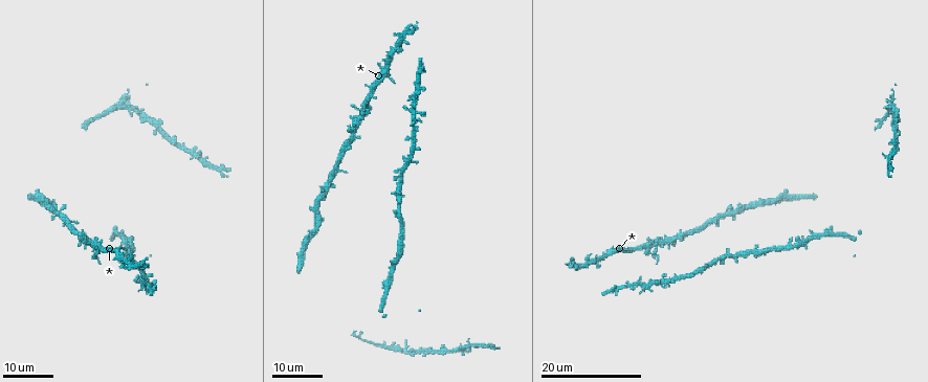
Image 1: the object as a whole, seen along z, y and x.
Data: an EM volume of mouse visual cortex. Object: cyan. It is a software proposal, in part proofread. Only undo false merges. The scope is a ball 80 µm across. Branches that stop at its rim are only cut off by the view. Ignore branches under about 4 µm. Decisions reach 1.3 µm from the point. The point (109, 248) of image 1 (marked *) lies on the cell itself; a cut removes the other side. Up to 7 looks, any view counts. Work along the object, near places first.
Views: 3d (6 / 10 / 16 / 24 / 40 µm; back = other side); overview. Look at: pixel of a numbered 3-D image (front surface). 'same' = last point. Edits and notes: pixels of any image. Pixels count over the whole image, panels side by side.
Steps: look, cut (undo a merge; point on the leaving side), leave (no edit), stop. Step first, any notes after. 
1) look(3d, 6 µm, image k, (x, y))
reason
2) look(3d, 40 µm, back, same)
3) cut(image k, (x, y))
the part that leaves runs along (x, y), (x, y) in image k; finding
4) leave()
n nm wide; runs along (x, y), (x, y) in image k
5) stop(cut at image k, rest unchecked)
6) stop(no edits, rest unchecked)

look(3d, 24 µm, image 1, (746, 252))
thin neck

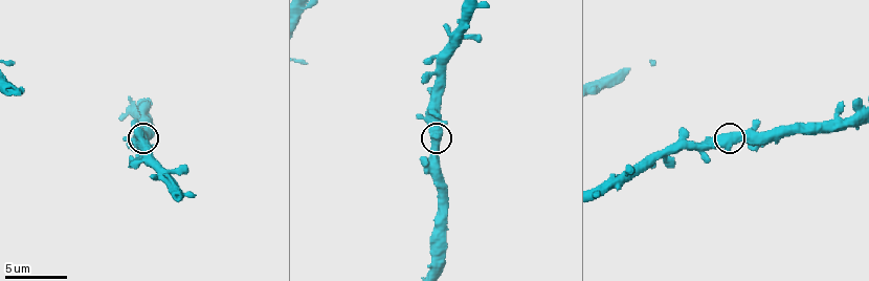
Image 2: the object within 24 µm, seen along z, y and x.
look(3d, 10 µm, image 2, (735, 142))

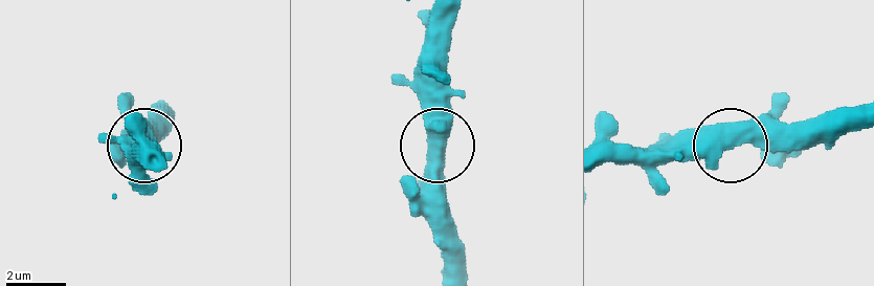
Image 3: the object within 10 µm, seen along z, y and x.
look(3d, 10 µm, back, image 3, (440, 145))
other side

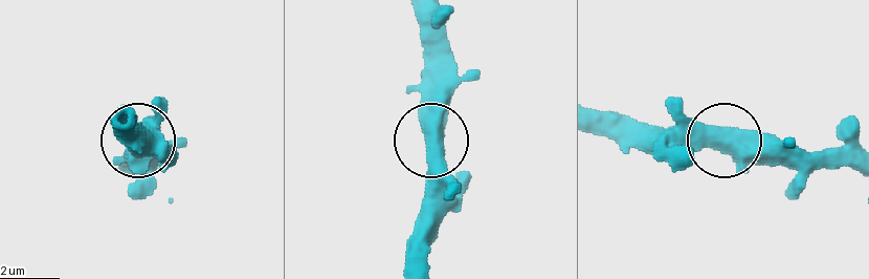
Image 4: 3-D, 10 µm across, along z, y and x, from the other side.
leave()
3 arms; runs along (847, 165), (757, 163), (719, 141), (617, 141) in image 4; continuous, no second cell

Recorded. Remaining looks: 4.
look(3d, 24 µm, image 1, (755, 205))

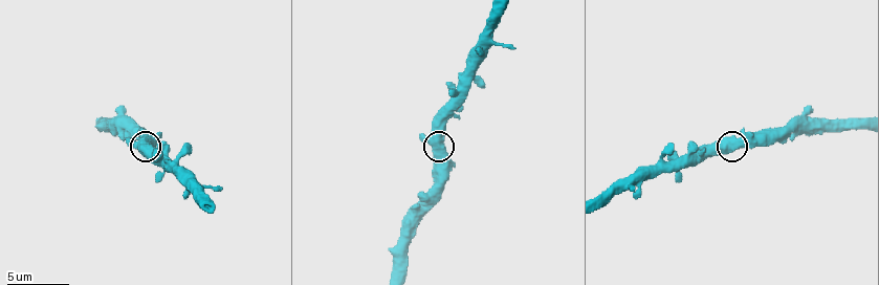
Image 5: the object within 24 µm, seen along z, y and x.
look(3d, 6 µm, image 5, (728, 143))

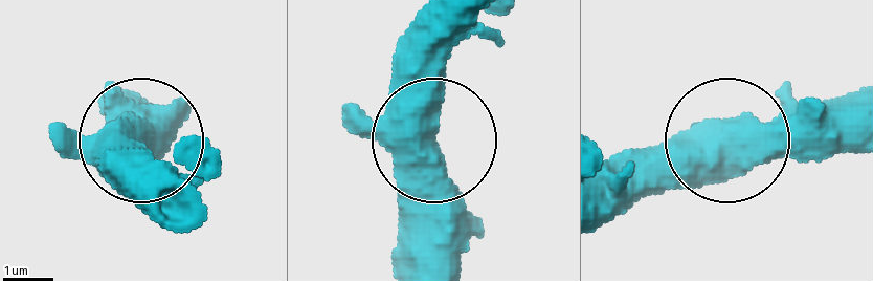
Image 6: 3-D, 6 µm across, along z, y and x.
leave()
one cell here

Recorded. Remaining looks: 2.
look(3d, 6 µm, image 5, (463, 94))
narrows sharply

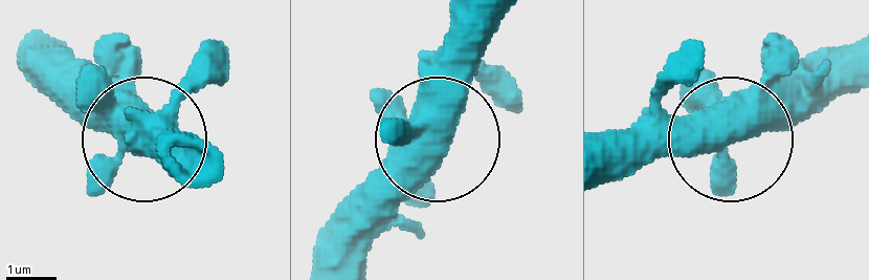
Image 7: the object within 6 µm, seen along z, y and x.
look(3d, 6 µm, back, image 7, (734, 128))
from behind

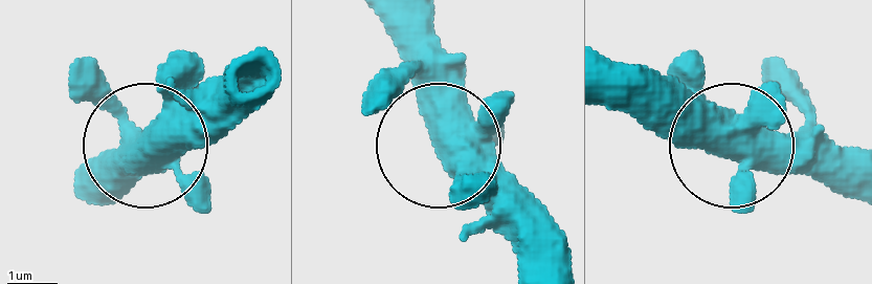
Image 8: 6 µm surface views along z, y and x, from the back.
leave()
all the same cell

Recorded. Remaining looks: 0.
stop(no edits, rest unchecked)

